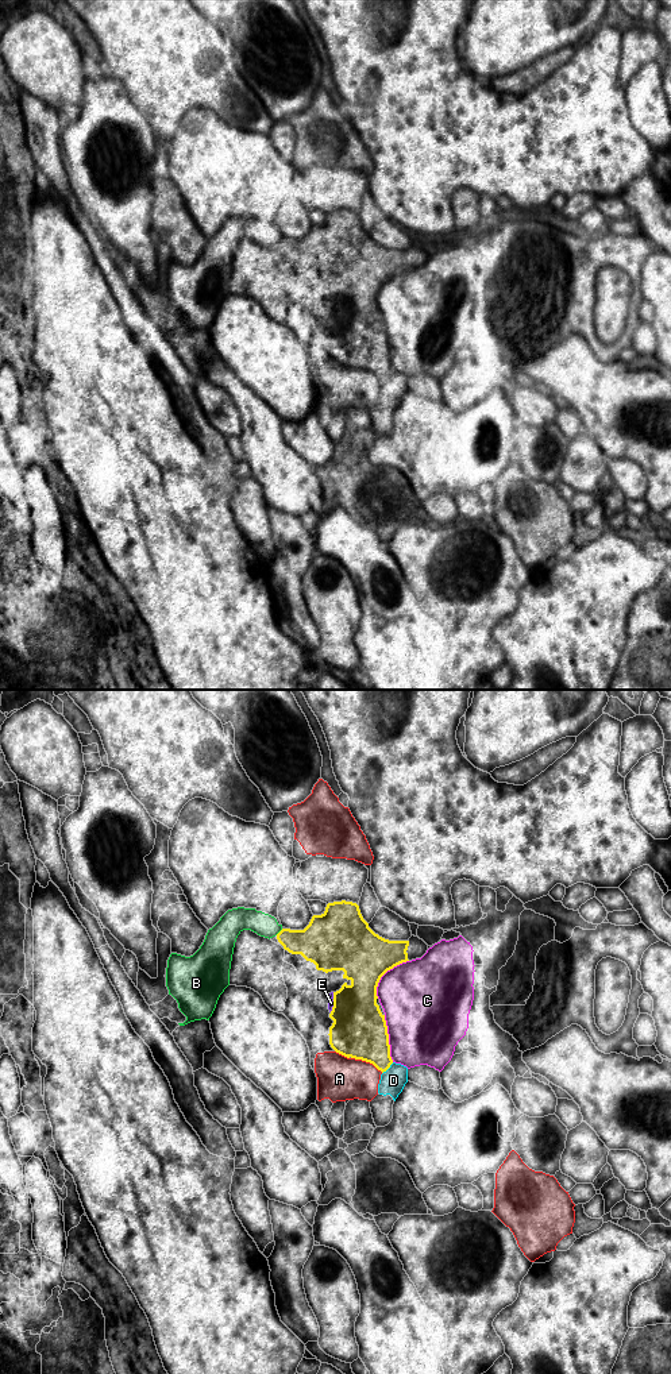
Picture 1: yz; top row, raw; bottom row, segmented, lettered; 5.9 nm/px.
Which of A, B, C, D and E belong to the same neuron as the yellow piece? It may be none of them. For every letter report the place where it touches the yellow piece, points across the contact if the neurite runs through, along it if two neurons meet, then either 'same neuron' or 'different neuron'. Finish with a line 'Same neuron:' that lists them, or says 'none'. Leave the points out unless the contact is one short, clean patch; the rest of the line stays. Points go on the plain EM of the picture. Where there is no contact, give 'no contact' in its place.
A: meets yellow in yz at (367, 370); different neuron
B: meets yellow in yz at (280, 240); different neuron
C: meets yellow in yz at (384, 282); different neuron
D: meets yellow in yz at (388, 377); border along yz (393, 371), (382, 382); different neuron
E: meets yellow in yz at (334, 315); same neuron
Same neuron: E

